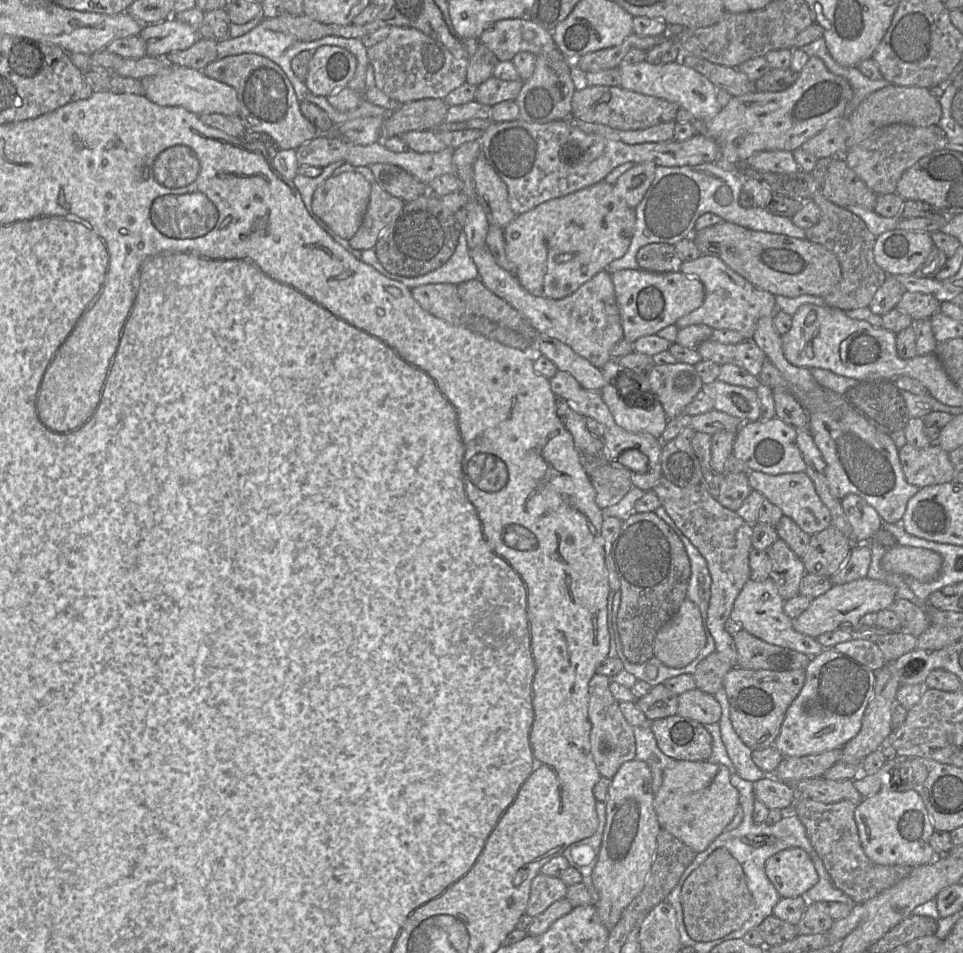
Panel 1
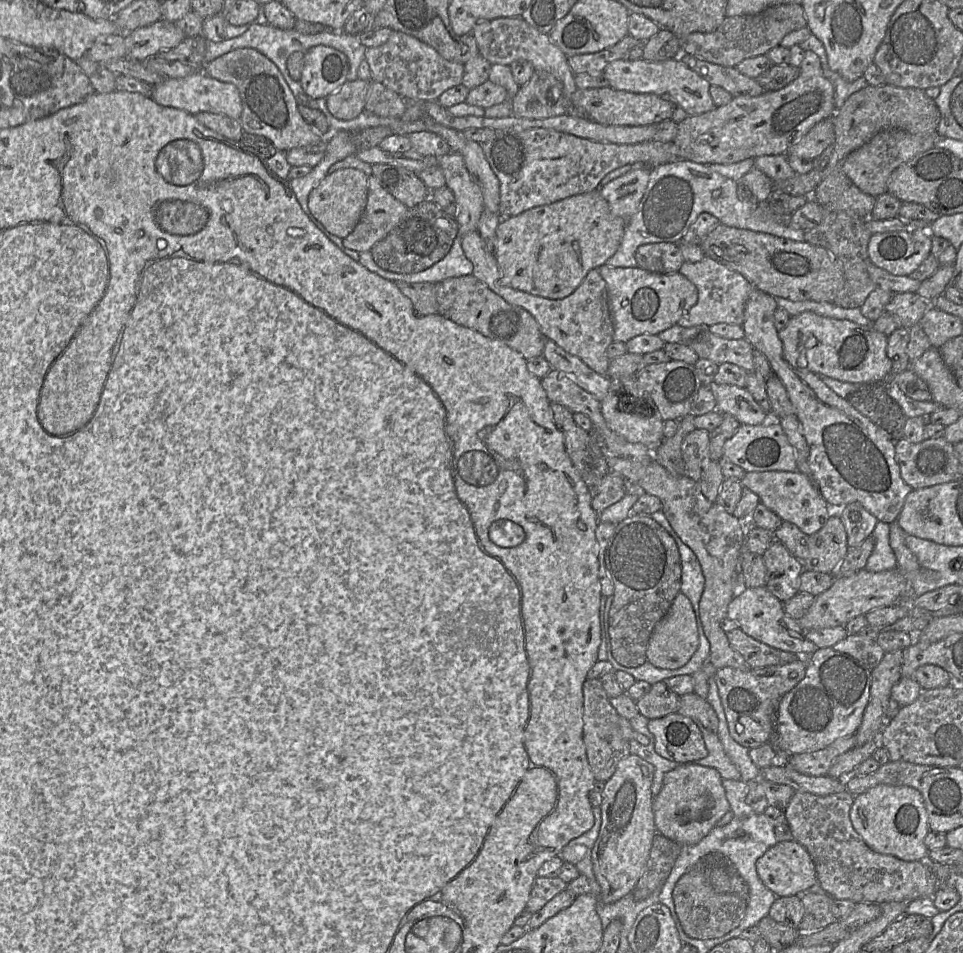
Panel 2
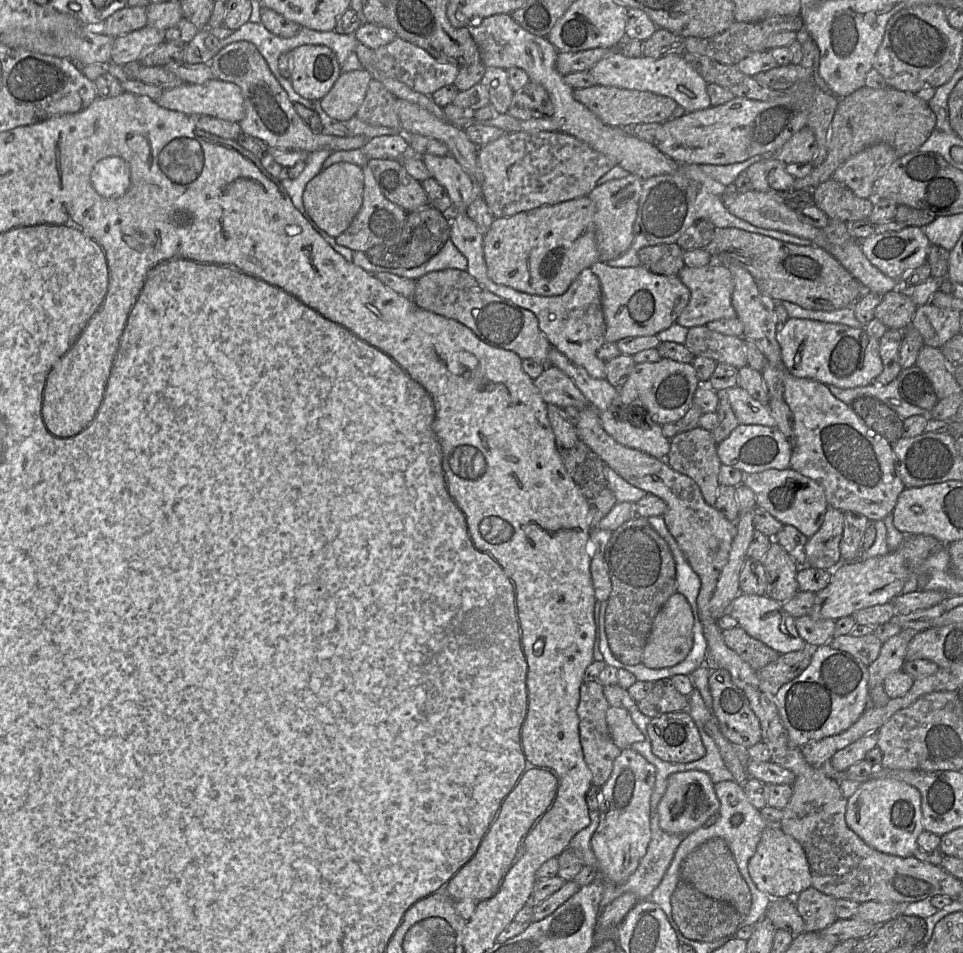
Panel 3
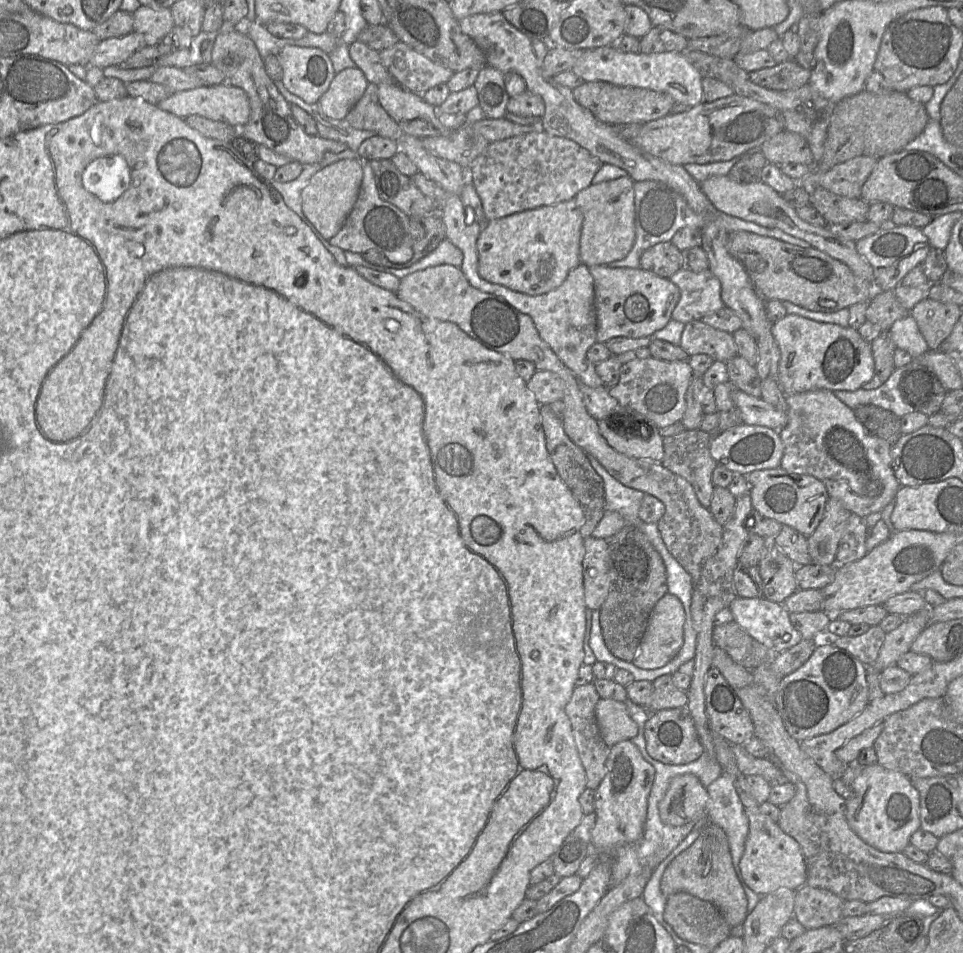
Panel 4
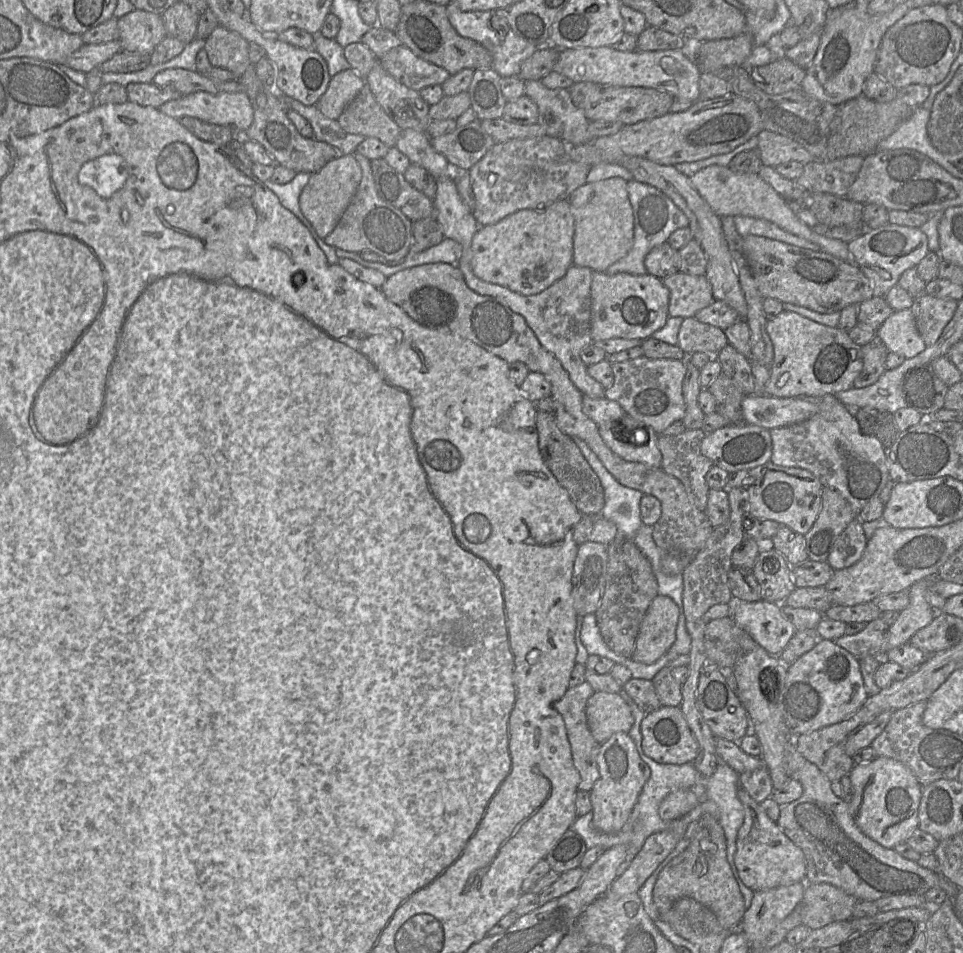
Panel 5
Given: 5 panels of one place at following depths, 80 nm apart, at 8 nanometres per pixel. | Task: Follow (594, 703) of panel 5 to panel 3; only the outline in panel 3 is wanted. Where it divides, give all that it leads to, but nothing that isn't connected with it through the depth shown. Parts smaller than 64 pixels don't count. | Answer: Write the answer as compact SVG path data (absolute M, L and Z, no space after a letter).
M610 706L606 713L606 721L613 742L621 750L645 739L633 722L629 711L624 708Z

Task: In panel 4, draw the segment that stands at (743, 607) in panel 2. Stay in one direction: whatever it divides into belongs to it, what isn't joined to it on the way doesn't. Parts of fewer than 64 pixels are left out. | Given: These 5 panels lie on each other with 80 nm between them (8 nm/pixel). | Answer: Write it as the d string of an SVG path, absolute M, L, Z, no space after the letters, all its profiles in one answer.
M737 596L730 610L734 620L773 654L793 647L802 639L789 619L790 612L782 603L764 597Z

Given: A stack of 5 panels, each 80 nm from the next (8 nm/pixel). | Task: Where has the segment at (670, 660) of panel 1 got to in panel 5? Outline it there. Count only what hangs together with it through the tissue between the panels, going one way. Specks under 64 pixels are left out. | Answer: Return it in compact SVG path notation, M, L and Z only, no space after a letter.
M657 595L651 602L641 623L632 659L643 664L653 664L673 645L679 608L674 600Z

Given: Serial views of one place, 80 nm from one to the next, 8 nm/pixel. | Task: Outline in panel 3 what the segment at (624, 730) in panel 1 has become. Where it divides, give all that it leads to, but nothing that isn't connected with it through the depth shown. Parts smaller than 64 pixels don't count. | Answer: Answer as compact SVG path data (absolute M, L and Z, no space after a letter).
M598 681L583 682L580 686L580 698L577 707L579 718L579 738L585 762L587 763L591 775L592 785L602 787L608 780L613 770L615 759L620 755L621 749L613 742L606 713L610 707L603 693L603 686Z

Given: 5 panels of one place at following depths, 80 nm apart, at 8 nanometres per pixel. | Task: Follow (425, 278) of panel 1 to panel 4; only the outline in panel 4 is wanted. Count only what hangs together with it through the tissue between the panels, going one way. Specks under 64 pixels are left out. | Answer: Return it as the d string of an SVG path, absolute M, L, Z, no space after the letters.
M445 238L438 245L438 247L431 253L429 253L427 256L405 268L396 269L387 266L372 264L364 260L364 263L367 264L368 266L380 268L382 272L390 273L399 279L402 279L403 277L416 271L442 264L460 267L462 265L462 262L463 262L462 251L459 248L457 248L452 242L450 242L447 238Z

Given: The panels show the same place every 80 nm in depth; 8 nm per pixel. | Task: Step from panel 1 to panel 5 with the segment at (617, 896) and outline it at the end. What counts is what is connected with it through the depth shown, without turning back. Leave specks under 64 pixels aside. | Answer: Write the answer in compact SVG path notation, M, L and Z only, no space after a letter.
M624 732L615 733L600 745L597 764L600 776L590 791L593 827L603 833L616 833L629 819L651 770L640 758L632 738Z

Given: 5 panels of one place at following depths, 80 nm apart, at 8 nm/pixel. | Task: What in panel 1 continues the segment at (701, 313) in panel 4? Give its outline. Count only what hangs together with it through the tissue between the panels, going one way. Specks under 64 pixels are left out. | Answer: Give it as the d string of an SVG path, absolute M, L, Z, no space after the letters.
M701 255L698 259L682 262L680 272L698 278L704 286L702 305L679 318L675 325L680 329L695 324L705 324L712 329L728 329L740 332L745 340L751 340L758 320L774 316L777 311L775 295L752 285L729 268L720 259Z

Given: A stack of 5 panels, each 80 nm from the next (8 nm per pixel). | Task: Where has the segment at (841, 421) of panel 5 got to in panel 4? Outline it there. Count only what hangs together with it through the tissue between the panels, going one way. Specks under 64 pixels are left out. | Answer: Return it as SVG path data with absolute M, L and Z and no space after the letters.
M817 389L786 396L787 423L778 432L783 444L780 467L821 480L829 497L839 500L851 513L866 517L895 500L901 484L892 469L891 447L887 441L870 434L857 420L854 411L835 397L833 391Z

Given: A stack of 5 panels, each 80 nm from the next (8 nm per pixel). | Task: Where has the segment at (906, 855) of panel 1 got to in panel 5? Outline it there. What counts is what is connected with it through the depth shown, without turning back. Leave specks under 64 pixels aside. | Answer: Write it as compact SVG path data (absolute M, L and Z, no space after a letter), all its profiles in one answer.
M876 756L870 762L855 764L849 776L853 786L853 797L849 802L849 810L858 828L885 848L894 849L898 843L905 842L919 824L918 808L922 787L912 772L894 759Z

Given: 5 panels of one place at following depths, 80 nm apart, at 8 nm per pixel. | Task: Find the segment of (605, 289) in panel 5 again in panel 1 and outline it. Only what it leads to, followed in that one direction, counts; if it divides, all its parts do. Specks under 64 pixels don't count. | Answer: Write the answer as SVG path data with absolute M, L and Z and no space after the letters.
M623 269L611 273L616 298L620 310L624 339L634 342L637 339L656 335L663 328L675 324L676 321L699 308L704 301L704 286L696 277L689 277L678 271L672 273L656 273L642 269Z

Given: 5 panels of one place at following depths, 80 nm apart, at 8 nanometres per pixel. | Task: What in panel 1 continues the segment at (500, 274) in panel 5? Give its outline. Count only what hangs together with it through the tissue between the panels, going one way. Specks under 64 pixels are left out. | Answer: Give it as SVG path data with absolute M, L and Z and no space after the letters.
M603 180L566 196L545 201L517 215L503 228L506 256L514 264L514 275L524 289L535 296L562 299L626 253L635 220L634 209L615 192L614 185Z

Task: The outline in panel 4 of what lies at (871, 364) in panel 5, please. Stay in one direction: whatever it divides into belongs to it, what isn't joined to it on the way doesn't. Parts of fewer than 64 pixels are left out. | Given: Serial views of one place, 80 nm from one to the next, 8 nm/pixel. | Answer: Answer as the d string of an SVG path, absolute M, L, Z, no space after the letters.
M883 331L870 344L874 359L874 375L870 381L863 384L863 389L880 387L896 369L894 366L896 346L891 340L888 331Z

